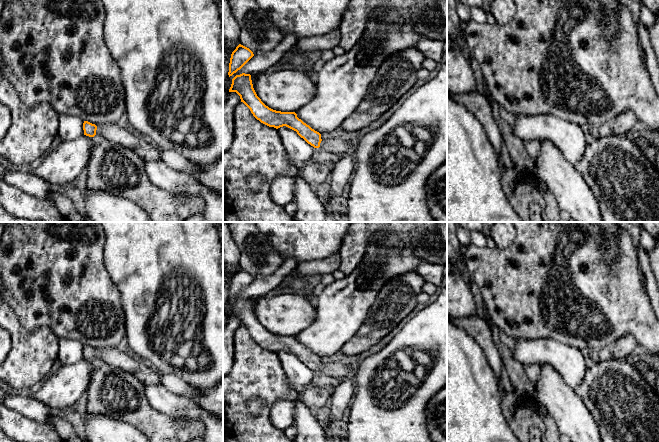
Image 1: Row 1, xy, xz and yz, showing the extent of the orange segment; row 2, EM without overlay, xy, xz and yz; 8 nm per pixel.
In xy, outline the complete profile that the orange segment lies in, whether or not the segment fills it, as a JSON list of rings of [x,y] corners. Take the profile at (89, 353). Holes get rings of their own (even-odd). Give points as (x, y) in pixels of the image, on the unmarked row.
[[[88,345],[83,347],[84,359],[100,360],[104,364],[122,369],[135,375],[144,384],[161,383],[161,374],[145,361],[133,358],[117,348],[101,348],[96,350]]]

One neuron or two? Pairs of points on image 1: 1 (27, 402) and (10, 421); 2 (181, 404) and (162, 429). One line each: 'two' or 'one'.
1: two
2: two

